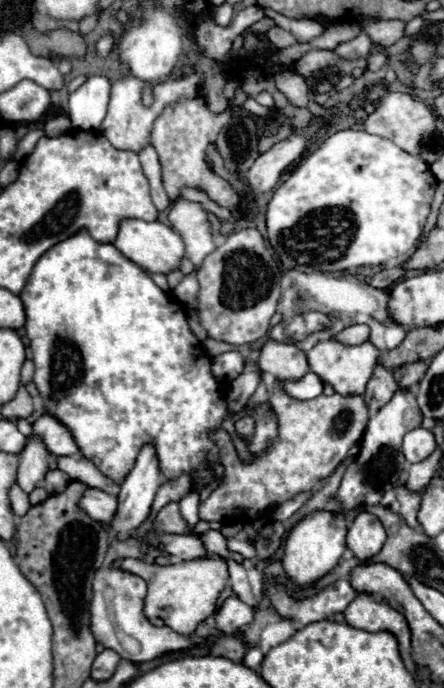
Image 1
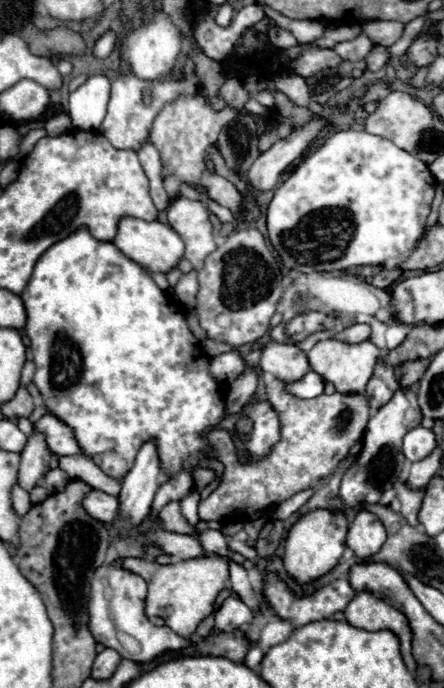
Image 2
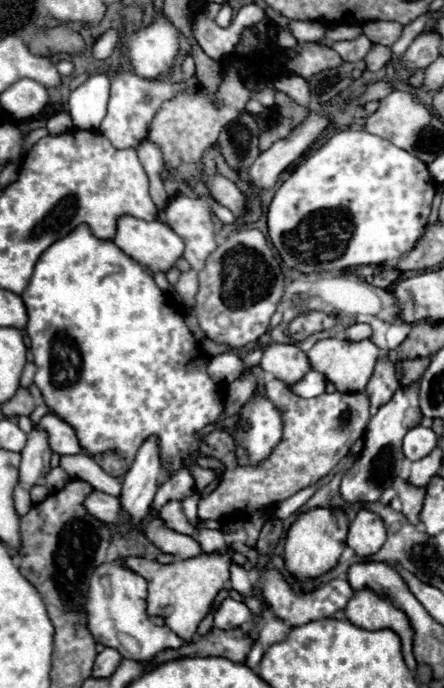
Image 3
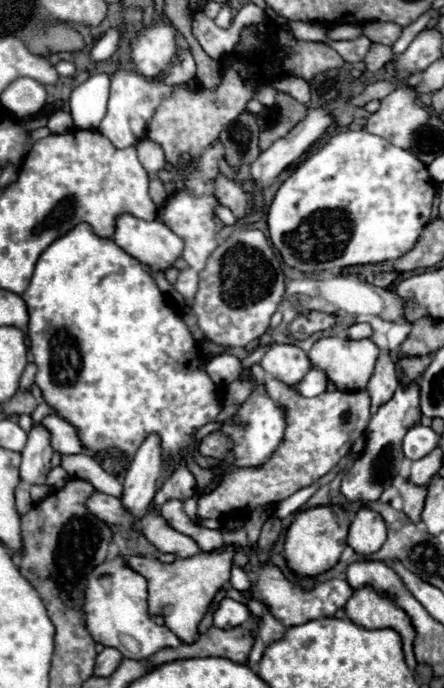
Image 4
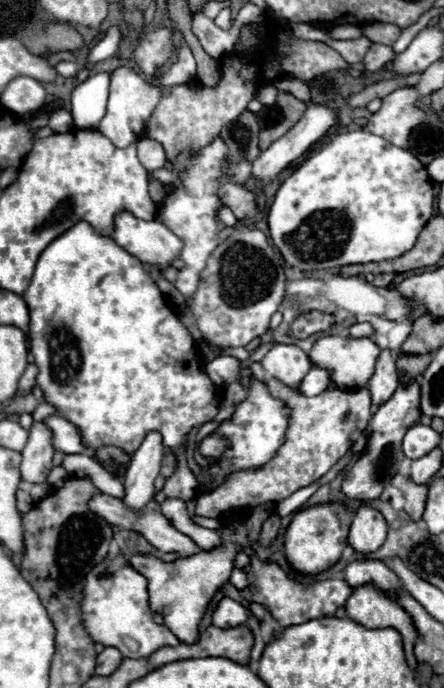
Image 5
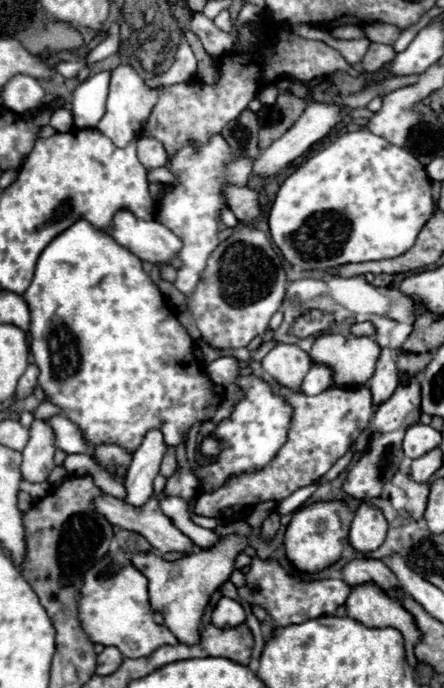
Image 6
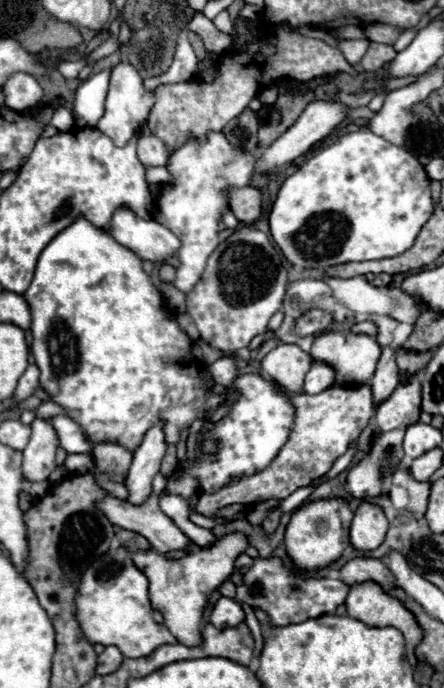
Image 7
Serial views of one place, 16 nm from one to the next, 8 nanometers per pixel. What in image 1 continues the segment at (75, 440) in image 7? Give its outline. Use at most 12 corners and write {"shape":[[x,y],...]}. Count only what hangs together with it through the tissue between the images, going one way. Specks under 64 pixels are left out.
{"shape":[[44,414],[32,426],[50,454],[78,454],[72,432]]}

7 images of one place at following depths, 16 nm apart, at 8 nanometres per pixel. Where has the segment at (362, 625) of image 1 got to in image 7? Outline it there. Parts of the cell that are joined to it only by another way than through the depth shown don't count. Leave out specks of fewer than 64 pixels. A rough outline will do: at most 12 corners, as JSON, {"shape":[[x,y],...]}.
{"shape":[[372,580],[352,584],[348,616],[404,634],[408,660],[424,630],[396,596]]}

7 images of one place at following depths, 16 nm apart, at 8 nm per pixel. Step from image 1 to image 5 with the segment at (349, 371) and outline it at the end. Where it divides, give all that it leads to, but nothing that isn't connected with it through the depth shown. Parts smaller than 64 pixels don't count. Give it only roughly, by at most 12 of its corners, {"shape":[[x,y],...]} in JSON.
{"shape":[[322,336],[308,352],[338,388],[362,388],[380,348],[372,338]]}

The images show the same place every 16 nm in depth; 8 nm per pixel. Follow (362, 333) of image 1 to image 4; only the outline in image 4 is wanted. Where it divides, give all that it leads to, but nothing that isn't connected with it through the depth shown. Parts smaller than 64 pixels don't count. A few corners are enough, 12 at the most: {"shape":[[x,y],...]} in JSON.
{"shape":[[354,324],[348,338],[360,340],[372,336],[370,324]]}

